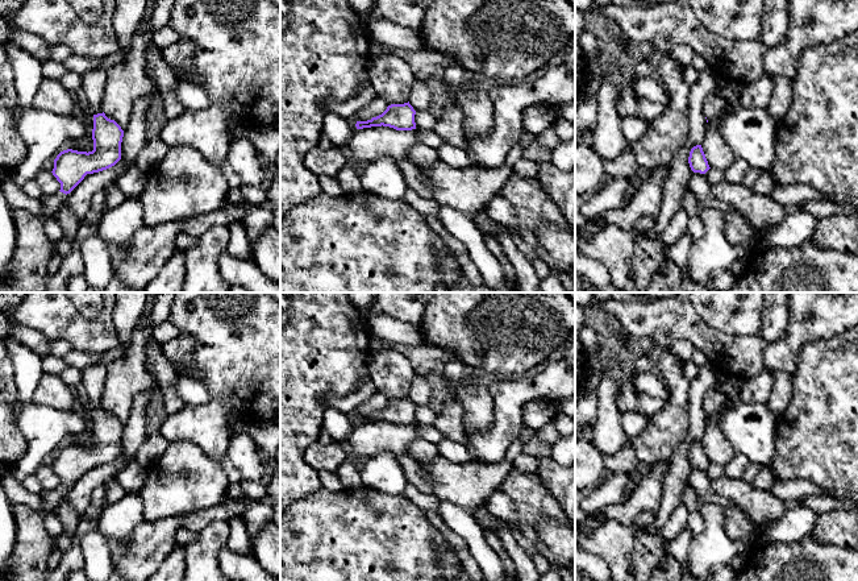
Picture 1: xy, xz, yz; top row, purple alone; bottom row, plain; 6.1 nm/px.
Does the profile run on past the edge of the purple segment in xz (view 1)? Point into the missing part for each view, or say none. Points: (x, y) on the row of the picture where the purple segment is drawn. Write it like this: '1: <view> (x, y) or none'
1: none

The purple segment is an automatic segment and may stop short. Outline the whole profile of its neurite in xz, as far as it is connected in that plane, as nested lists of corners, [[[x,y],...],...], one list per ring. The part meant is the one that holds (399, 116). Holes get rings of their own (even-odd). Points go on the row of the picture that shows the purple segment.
[[[408,103],[404,104],[391,104],[387,109],[371,120],[357,121],[357,129],[371,128],[371,126],[390,126],[396,130],[412,130],[416,129],[415,123],[416,111]]]

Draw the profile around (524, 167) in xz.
[[[521,158],[518,162],[516,162],[513,166],[513,174],[517,174],[522,178],[536,178],[537,174],[537,166],[536,162]]]

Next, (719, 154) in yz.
[[[726,109],[721,116],[707,124],[705,136],[701,144],[703,152],[711,169],[725,171],[736,159],[729,144],[721,136],[720,128],[729,113]]]

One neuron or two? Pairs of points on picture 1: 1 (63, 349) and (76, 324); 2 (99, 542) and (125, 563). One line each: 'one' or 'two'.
1: two
2: two

